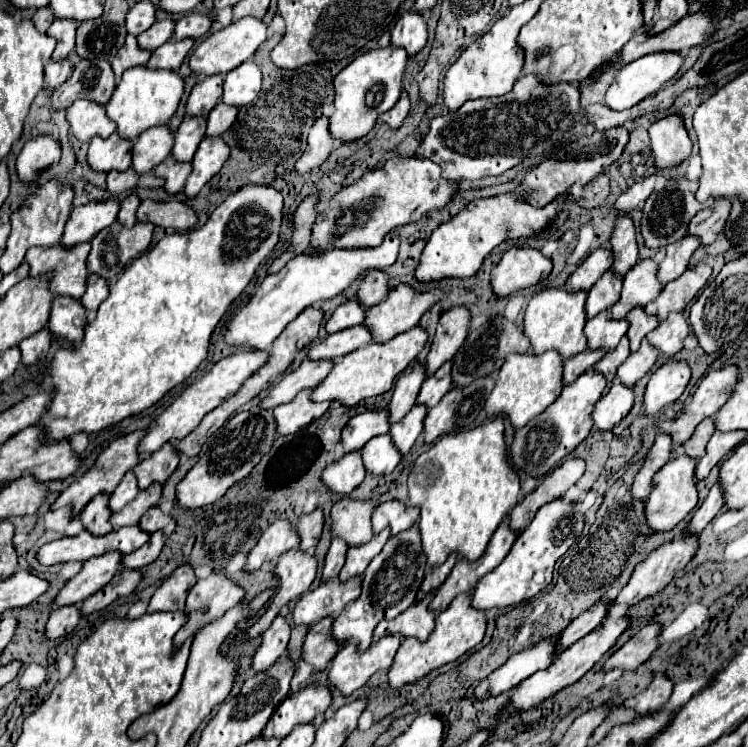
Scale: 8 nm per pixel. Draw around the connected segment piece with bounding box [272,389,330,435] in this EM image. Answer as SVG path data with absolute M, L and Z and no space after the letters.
M310 389L300 391L290 403L278 405L272 409L276 419L276 433L278 435L290 435L306 425L310 425L314 419L322 417L328 411L330 403L314 403L310 401Z

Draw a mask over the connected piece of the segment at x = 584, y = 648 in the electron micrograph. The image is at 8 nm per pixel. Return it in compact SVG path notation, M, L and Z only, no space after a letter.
M620 617L620 619L606 619L598 629L590 631L586 637L582 637L580 641L576 641L572 647L564 649L556 659L554 663L548 667L548 669L542 669L542 671L536 671L532 677L528 677L526 681L522 681L514 691L512 691L512 699L508 703L508 709L514 711L514 709L530 709L534 705L538 705L540 701L556 695L560 689L564 689L566 685L572 685L576 681L582 679L584 673L588 673L592 669L592 665L610 649L614 647L614 643L618 641L618 637L628 629L630 625L630 619L628 617Z

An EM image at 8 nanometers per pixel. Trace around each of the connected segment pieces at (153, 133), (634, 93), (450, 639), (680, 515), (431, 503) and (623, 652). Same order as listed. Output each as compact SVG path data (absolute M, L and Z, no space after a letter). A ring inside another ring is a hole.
M166 125L146 129L146 133L142 133L142 137L138 137L134 143L132 167L138 173L152 171L158 163L162 163L170 155L172 145L174 145L174 135Z
M654 53L650 57L640 57L638 61L632 61L630 65L626 65L618 71L616 79L612 81L612 85L608 87L608 91L604 95L604 105L612 111L622 111L622 109L634 107L636 103L640 103L648 95L658 93L660 87L678 73L680 65L682 65L680 53Z
M460 593L454 597L454 601L448 605L446 611L436 615L436 627L430 633L426 641L418 641L416 637L406 637L396 653L396 659L390 667L390 685L402 687L410 681L422 679L426 673L430 673L436 667L442 667L450 661L456 661L466 651L470 651L474 645L478 645L486 631L486 611L472 607L472 593Z
M680 453L672 457L652 479L652 491L644 503L644 517L646 517L646 533L664 533L678 525L698 503L696 481L694 481L694 465L696 459Z
M496 417L484 425L478 425L468 431L442 435L428 451L424 451L408 477L410 489L410 507L420 507L420 531L422 531L422 549L428 557L428 567L442 565L452 551L458 551L462 557L474 561L478 559L492 533L500 525L500 521L510 513L516 505L518 497L518 473L512 469L508 461L506 441L504 441L504 423L502 417Z
M650 623L642 627L628 643L624 643L612 657L606 661L604 669L616 669L624 667L626 671L636 669L644 661L652 657L652 653L658 649L658 635L660 635L662 625L660 623Z

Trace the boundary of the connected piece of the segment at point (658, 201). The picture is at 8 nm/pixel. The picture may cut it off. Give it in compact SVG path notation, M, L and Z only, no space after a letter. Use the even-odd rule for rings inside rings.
M670 177L670 179L666 179L664 189L654 191L646 199L646 205L642 209L644 215L642 215L642 221L640 221L640 233L642 233L648 247L666 247L666 245L670 245L670 241L678 241L680 237L684 237L688 233L690 219L698 211L710 207L710 203L714 199L698 203L696 197L694 197L696 189L698 189L698 181L690 181L686 177Z

